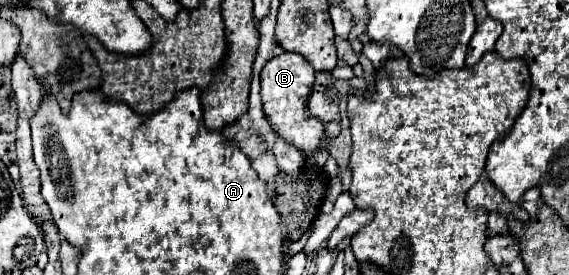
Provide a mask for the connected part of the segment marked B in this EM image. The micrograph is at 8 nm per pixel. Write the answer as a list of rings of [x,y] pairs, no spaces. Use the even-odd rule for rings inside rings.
[[[282,53],[278,57],[272,57],[262,71],[262,103],[264,111],[268,115],[268,121],[274,125],[280,137],[284,137],[288,143],[296,145],[306,155],[314,153],[322,145],[324,137],[324,123],[310,115],[308,111],[308,97],[314,83],[314,69],[310,63],[306,63],[304,57],[296,53]]]

